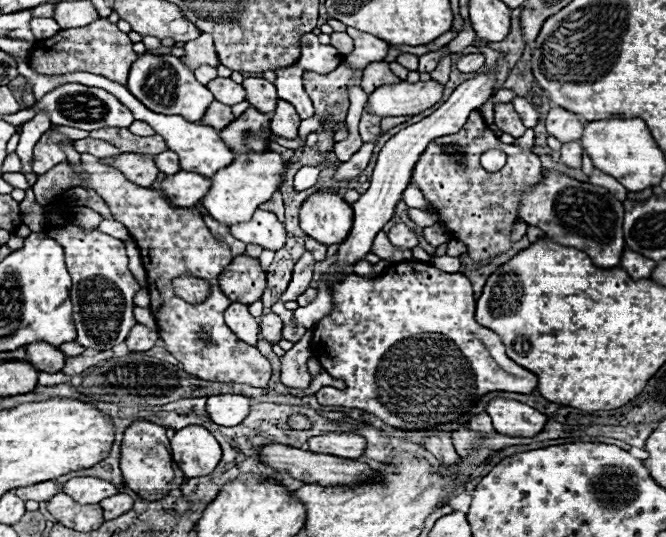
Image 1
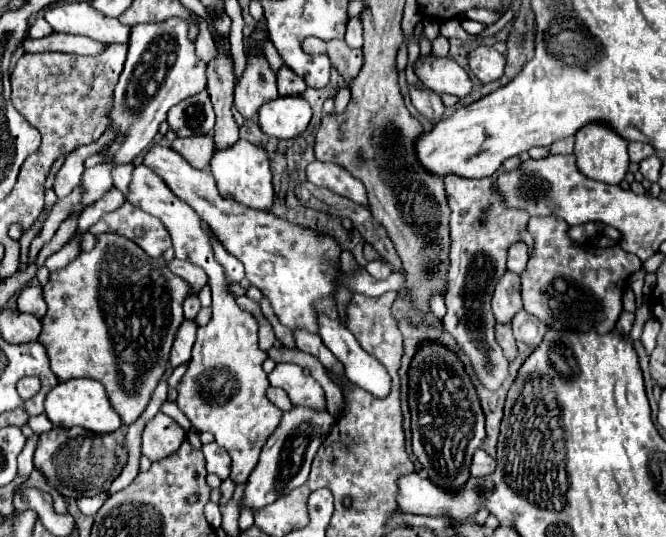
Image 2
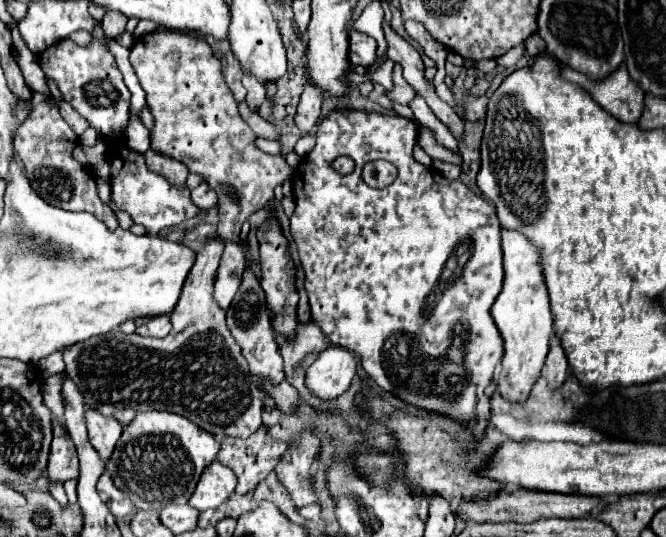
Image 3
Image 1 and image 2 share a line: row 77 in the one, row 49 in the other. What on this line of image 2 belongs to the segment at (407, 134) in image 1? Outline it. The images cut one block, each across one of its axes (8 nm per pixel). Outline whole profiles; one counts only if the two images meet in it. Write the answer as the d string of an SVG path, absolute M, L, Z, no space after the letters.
M478 46L474 52L470 52L470 68L482 84L488 84L504 76L506 58L496 48Z

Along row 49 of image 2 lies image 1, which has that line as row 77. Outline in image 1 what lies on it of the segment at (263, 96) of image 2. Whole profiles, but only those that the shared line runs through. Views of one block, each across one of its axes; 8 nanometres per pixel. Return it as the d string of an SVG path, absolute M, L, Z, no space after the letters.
M246 78L242 82L242 86L246 88L246 100L260 112L268 114L268 112L274 112L276 110L276 102L278 102L278 96L276 96L276 88L272 82L264 80L264 78Z

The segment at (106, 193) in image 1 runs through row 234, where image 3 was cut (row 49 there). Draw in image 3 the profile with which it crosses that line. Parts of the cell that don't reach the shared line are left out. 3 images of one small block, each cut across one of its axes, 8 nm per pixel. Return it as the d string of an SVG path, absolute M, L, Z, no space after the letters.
M156 30L136 40L130 50L130 62L154 116L150 148L202 176L218 194L218 236L236 240L248 216L274 198L274 188L292 176L292 168L282 156L266 154L254 144L256 134L242 120L232 90L224 80L222 62L204 38L188 32Z

